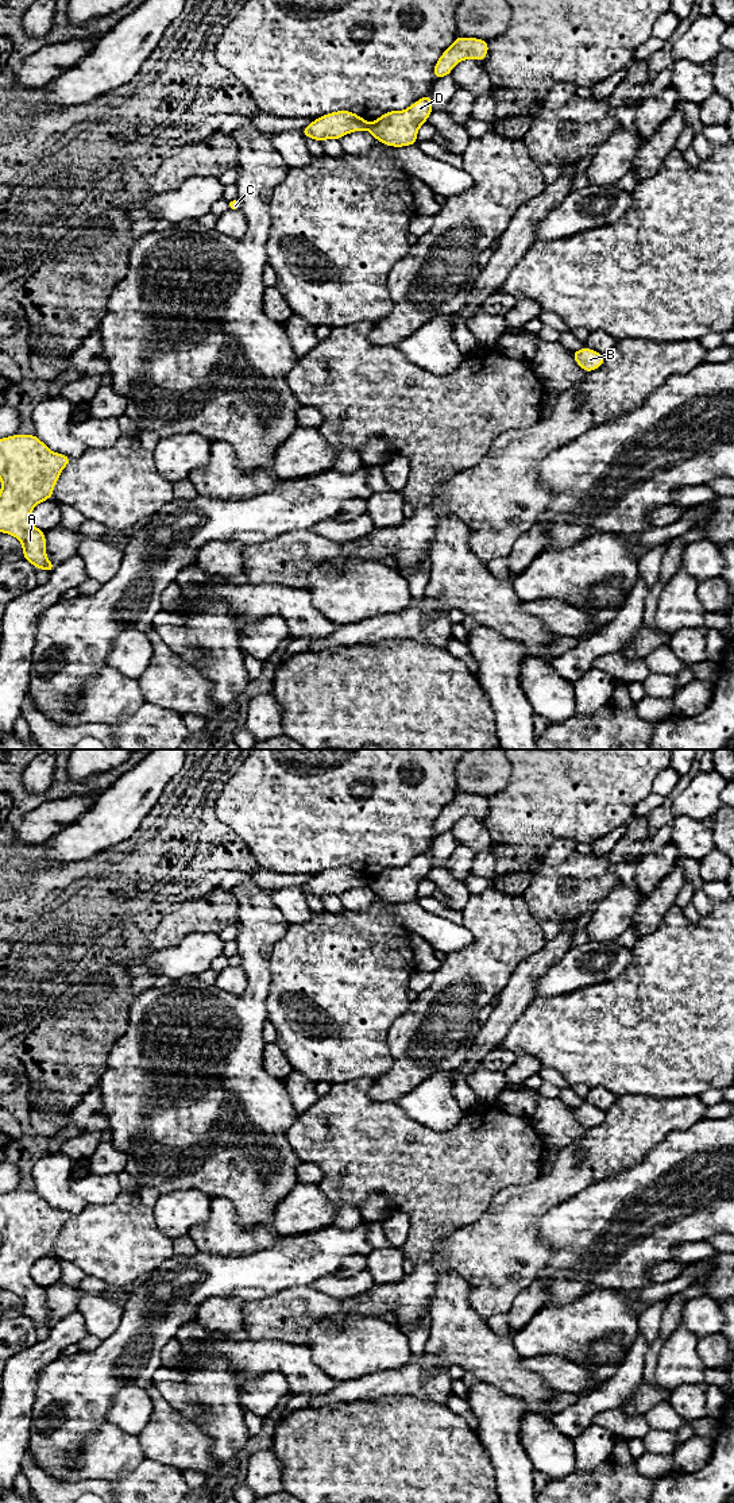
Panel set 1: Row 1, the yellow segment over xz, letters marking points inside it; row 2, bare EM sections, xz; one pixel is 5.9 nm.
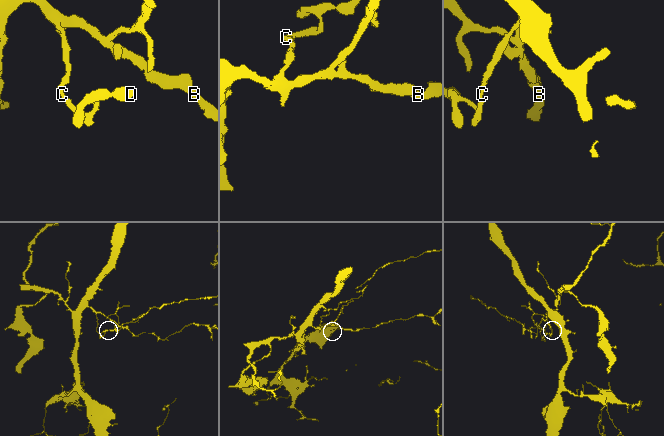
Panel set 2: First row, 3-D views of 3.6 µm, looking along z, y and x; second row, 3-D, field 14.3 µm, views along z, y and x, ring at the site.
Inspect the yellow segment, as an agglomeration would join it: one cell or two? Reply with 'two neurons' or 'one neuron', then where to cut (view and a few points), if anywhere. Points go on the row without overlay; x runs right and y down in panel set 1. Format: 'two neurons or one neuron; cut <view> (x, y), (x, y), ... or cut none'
two neurons; cut xz (370, 879), (367, 885)

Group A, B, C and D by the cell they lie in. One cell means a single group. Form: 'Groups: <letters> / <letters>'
Groups: A B C / D

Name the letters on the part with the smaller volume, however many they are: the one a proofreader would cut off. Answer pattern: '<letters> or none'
D

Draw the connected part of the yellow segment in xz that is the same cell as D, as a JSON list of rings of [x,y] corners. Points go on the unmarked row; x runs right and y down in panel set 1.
[[[428,849],[403,867],[389,867],[368,880],[368,887],[380,899],[405,903],[417,899],[420,883],[428,878],[433,867],[432,852]]]

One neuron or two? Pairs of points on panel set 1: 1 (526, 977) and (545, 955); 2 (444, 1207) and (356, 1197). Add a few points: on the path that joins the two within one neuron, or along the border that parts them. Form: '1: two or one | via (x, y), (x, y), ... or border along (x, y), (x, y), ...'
1: one | via (530, 971), (541, 960)
2: one | via (422, 1186), (378, 1186)

